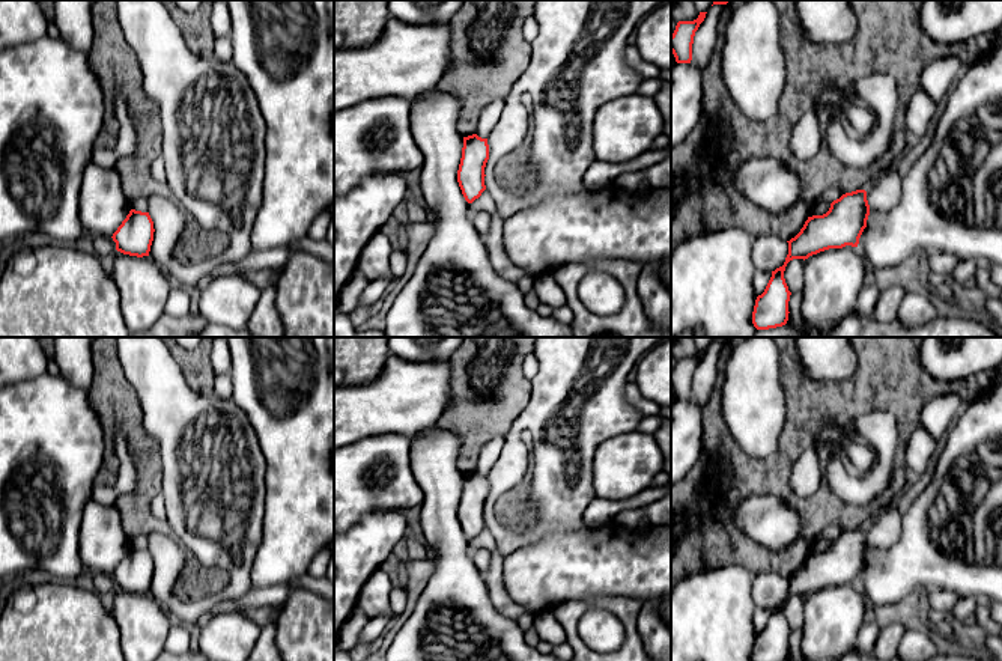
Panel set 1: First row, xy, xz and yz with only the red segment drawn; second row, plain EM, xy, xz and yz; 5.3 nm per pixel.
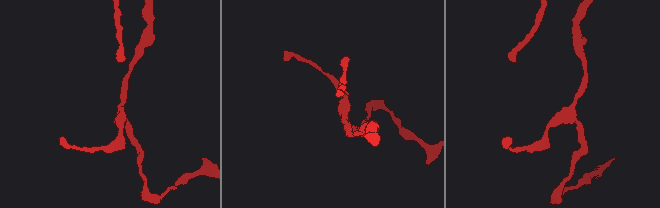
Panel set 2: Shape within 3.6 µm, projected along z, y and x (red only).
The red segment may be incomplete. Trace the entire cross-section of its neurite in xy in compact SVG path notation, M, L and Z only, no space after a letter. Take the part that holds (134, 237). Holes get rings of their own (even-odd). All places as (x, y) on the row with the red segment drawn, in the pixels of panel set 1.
M131 209L111 238L117 251L143 257L149 256L153 232L153 221L149 212Z

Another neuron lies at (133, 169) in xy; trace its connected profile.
M95 0L92 5L93 39L89 50L90 69L99 78L108 113L119 93L123 95L129 114L138 123L137 152L117 160L128 202L147 199L164 188L150 176L152 161L161 155L161 111L146 93L143 72L132 48L125 41L117 0Z

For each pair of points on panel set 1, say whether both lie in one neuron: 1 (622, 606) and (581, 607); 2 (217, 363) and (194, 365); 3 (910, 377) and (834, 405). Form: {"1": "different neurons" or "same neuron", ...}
{"1": "same neuron", "2": "different neurons", "3": "same neuron"}

